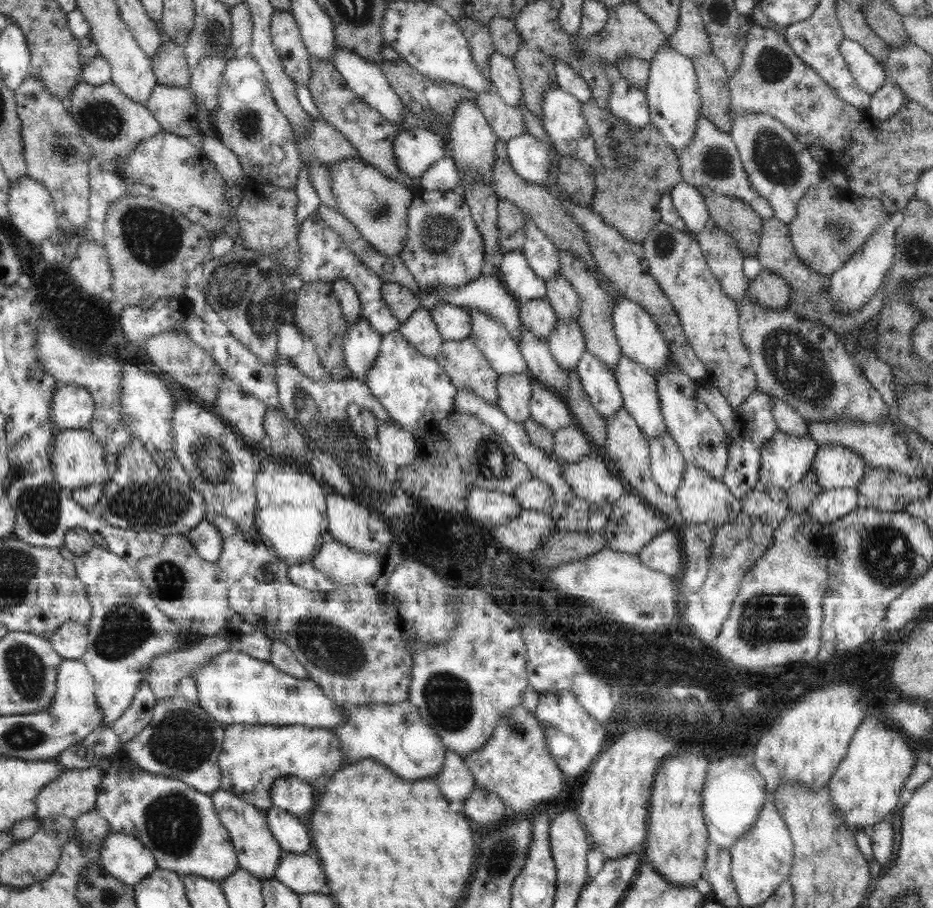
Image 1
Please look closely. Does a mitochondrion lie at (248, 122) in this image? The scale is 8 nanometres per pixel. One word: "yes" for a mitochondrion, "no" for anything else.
yes

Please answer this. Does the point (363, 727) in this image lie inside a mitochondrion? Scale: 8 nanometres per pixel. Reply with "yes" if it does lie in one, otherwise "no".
no

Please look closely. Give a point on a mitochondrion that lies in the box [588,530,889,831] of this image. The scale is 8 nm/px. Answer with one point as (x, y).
(771, 618)

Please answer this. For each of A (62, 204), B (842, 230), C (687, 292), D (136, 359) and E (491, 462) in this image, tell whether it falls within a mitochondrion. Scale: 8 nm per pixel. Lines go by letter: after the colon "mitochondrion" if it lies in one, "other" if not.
A: other
B: mitochondrion
C: other
D: other
E: mitochondrion

